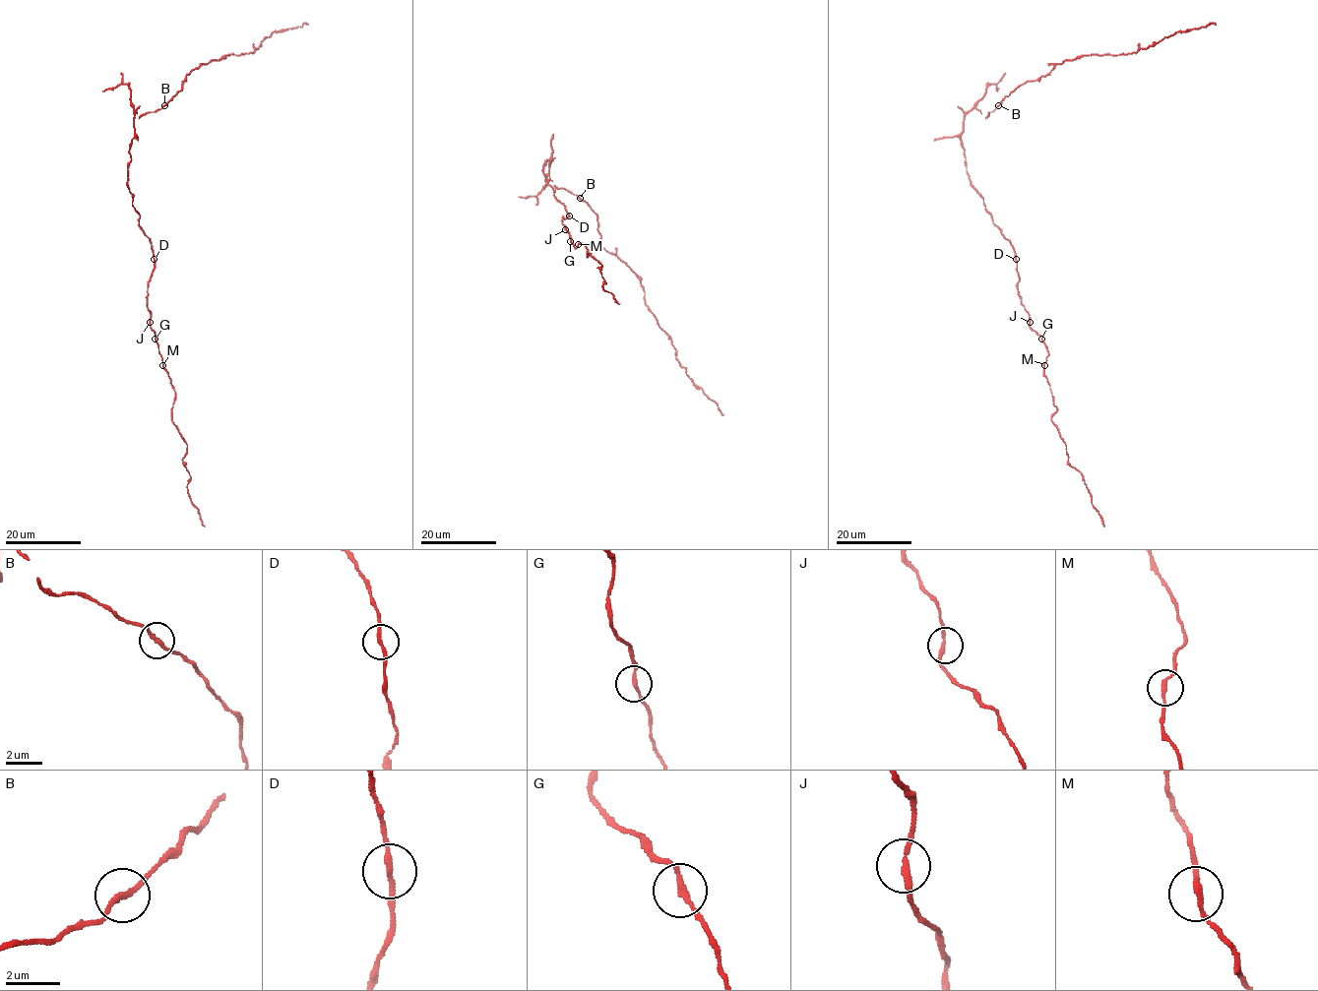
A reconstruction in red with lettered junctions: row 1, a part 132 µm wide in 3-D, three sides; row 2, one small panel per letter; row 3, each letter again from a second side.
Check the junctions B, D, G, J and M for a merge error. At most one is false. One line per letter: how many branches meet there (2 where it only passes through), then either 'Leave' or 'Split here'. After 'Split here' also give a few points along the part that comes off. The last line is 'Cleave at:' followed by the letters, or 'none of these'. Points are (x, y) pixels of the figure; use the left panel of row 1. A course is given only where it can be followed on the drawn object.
B: Branches: 2. Leave
D: Branches: 2. Leave
G: Branches: 2. Leave
J: Branches: 2. Leave
M: Branches: 2. Leave
Cleave at: none of these

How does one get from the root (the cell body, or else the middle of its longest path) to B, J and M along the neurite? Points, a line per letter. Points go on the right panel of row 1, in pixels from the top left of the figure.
B: (970, 179), (961, 140), (964, 116), (975, 108), (985, 117), (998, 105)
J: (970, 179), (993, 222), (1014, 250), (1019, 276), (1018, 294), (1030, 322)
M: (970, 179), (993, 222), (1014, 250), (1018, 294), (1029, 314), (1029, 326), (1047, 349), (1044, 365)

